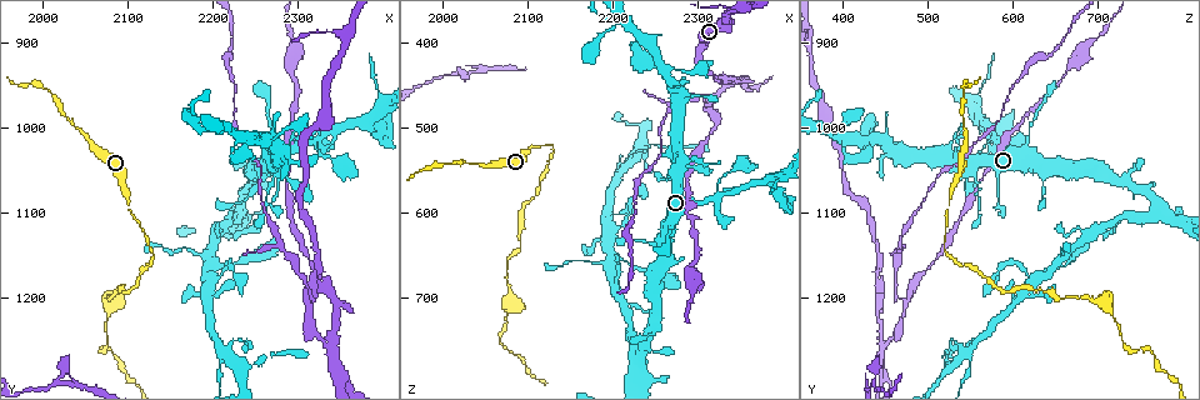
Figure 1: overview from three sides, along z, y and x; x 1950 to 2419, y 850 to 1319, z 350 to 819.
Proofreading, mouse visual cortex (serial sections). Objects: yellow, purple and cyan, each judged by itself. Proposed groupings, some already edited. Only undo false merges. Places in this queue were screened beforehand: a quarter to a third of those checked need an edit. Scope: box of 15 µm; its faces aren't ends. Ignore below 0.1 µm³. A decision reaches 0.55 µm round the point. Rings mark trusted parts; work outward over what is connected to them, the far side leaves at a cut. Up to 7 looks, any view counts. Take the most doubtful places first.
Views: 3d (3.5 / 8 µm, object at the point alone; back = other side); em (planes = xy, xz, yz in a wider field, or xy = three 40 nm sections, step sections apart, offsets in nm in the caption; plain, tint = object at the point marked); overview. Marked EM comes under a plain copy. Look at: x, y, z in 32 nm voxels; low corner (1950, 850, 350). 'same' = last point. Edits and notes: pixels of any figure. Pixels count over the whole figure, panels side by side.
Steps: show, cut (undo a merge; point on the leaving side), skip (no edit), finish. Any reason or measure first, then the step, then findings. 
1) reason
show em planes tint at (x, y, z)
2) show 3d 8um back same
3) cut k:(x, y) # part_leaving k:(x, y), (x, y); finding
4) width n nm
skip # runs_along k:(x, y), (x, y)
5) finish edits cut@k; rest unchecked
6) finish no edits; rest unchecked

show 3d 8um at (2065, 1260, 755)

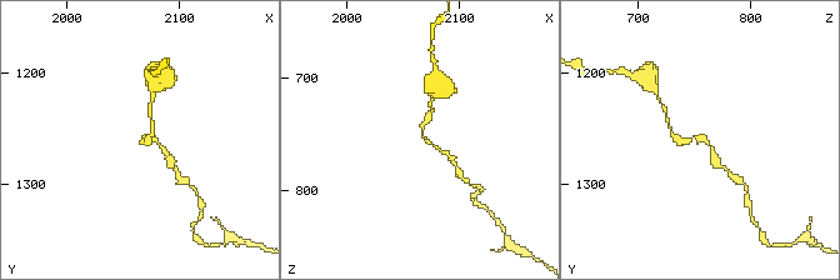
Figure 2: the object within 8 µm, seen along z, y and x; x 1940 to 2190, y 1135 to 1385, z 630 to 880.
zoom in
show 3d 3.5um at (2066, 1258, 750)

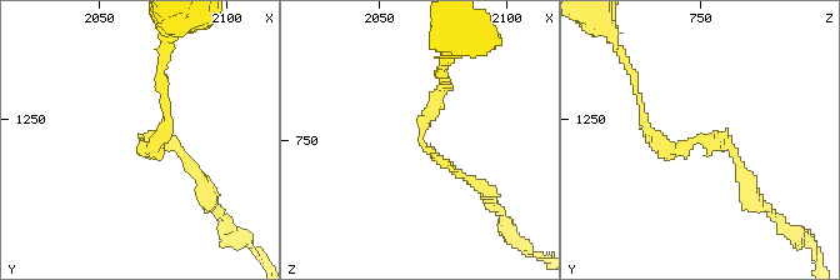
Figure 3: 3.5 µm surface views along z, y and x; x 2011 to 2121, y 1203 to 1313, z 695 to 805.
arm_widths 150, 150 nm
show em xy step 5 tint at (2068, 1259, 751)

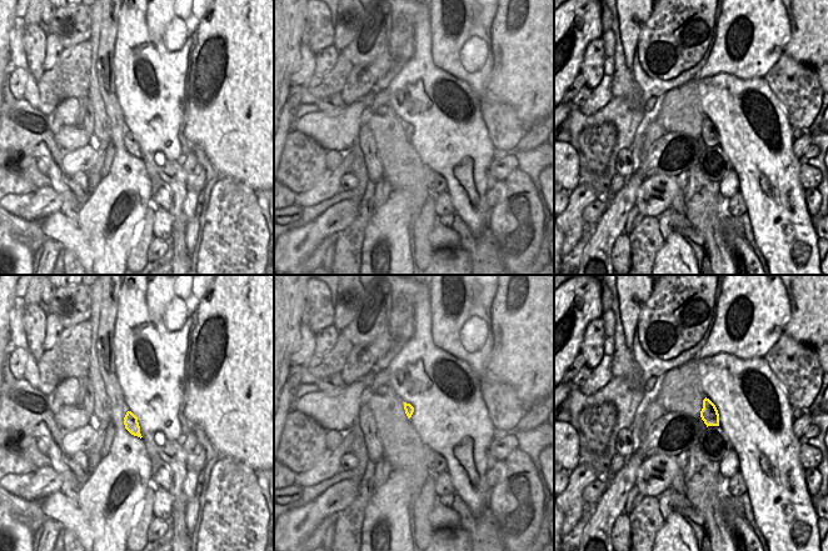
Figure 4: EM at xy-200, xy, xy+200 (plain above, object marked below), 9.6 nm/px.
skip # runs_along 3:(644, 119), (666, 149), (726, 145), (746, 180); one cell here

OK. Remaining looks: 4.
three-way junction
show 3d 8um back at (2335, 1255, 450)

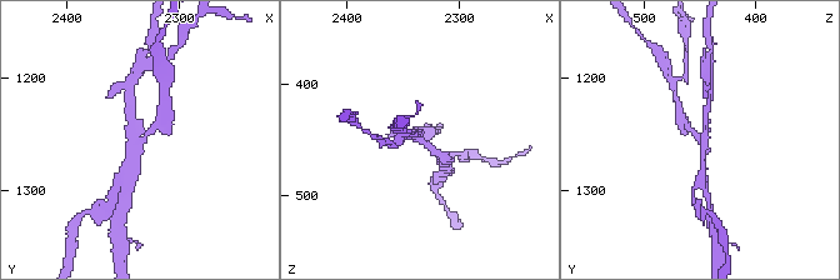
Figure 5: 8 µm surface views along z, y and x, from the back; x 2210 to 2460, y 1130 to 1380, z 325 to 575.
show 3d 3.5um at (2338, 1256, 450)

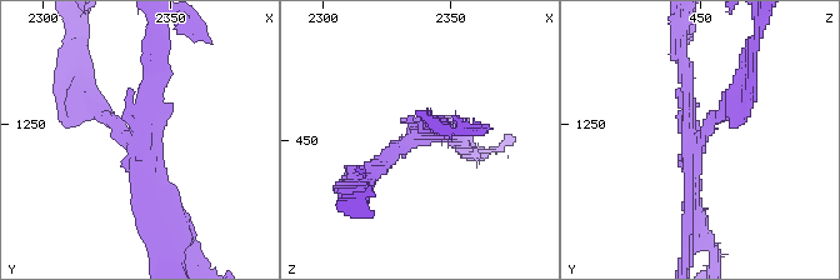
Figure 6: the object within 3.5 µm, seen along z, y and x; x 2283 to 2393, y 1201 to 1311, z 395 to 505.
show em xy step 1 tint at (2338, 1257, 446)

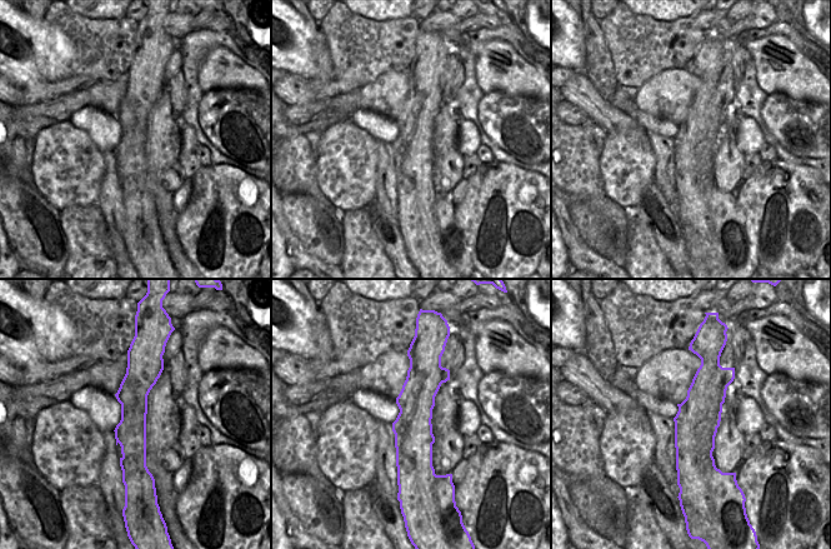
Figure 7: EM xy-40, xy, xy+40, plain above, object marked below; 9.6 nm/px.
arms 3; arm_widths 200, 200, 200 nm
cut 6:(383, 158) # part_leaving 6:(411, 138), (358, 183), (358, 193); a second cell is stuck on

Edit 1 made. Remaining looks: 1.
finish edits cut@6; rest unchecked

